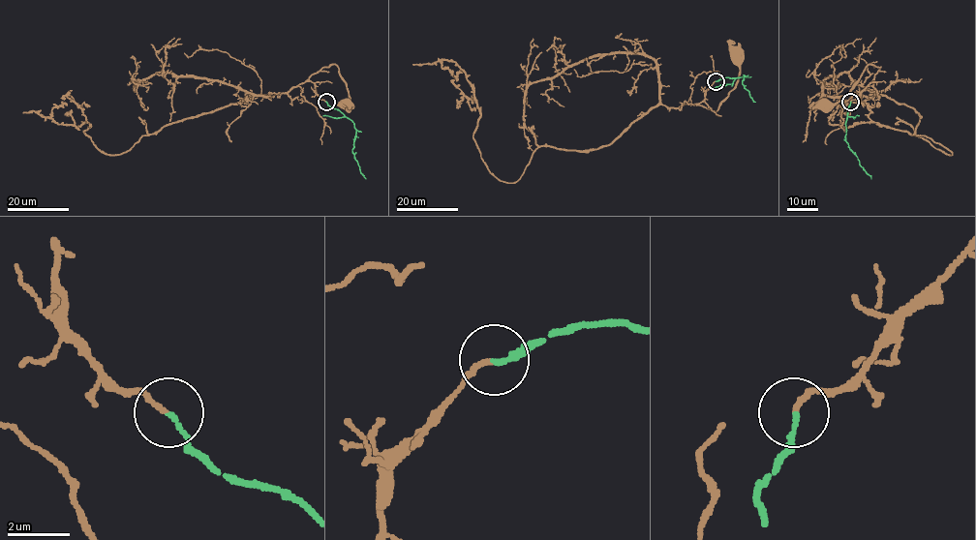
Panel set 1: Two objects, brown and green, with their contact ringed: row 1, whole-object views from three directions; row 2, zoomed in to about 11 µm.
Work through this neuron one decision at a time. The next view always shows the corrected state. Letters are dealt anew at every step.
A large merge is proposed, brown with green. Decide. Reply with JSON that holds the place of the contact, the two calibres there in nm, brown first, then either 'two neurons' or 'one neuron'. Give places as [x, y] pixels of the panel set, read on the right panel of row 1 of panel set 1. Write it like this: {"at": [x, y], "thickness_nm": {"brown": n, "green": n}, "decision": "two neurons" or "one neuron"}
{"at": [850, 102], "thickness_nm": {"brown": 160, "green": 150}, "decision": "one neuron"}

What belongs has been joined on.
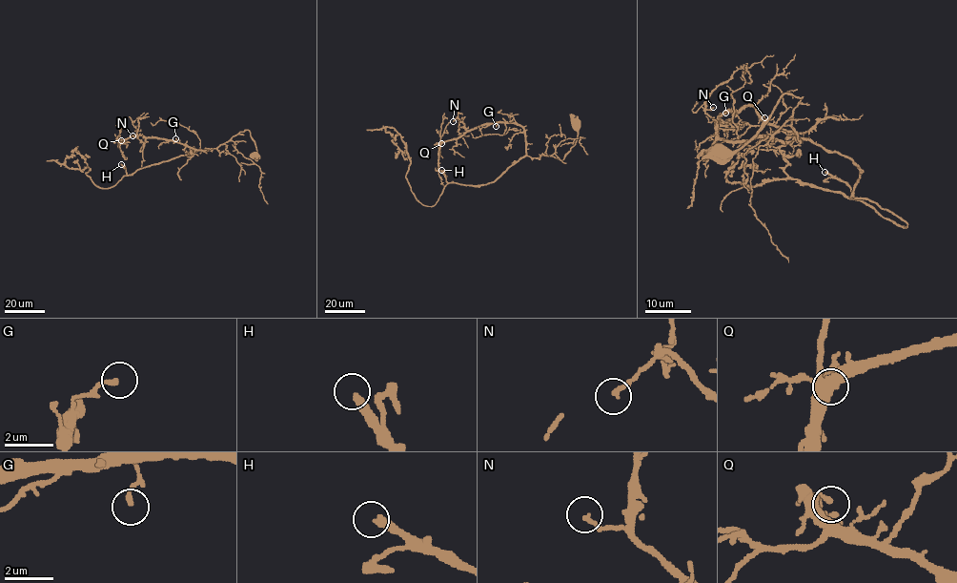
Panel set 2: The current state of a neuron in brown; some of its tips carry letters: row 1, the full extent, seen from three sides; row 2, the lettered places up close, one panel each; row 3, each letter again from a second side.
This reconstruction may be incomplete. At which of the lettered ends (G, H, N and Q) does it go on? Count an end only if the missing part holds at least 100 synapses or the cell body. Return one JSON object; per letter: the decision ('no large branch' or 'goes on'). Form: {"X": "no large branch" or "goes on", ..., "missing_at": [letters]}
{"G": "no large branch", "H": "goes on", "N": "no large branch", "Q": "no large branch", "missing_at": ["H"]}

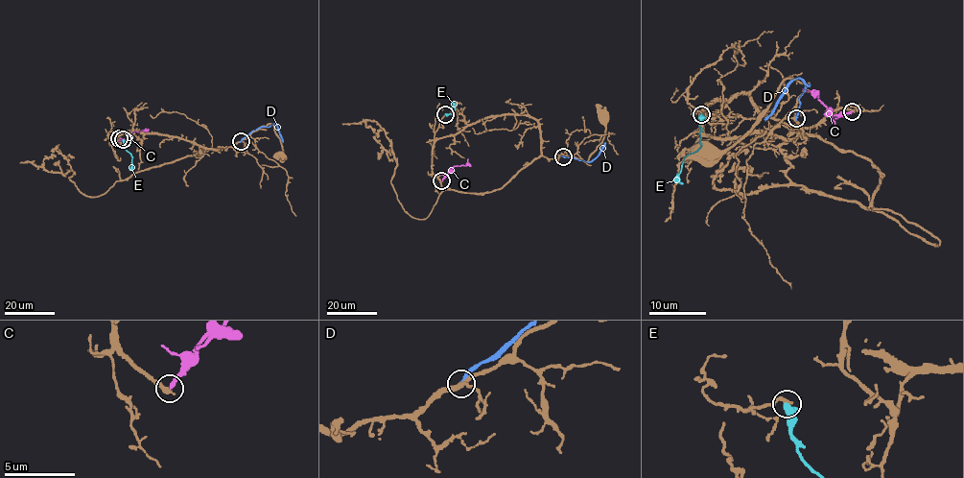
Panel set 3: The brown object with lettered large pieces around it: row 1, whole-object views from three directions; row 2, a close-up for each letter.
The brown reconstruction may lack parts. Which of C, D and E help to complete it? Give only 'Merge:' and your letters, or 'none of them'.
Merge: none of them

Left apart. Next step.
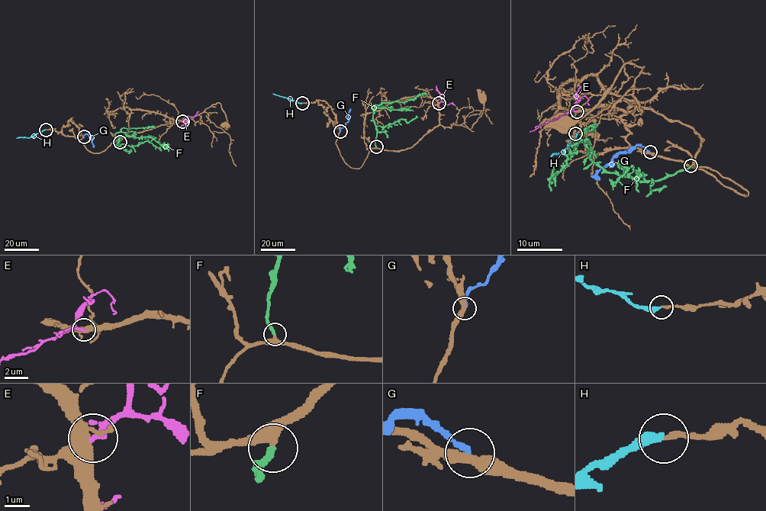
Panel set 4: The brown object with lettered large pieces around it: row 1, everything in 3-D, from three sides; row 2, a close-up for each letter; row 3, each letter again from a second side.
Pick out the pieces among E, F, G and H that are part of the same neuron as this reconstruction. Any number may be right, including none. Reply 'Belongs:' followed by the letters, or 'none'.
Belongs: F, H

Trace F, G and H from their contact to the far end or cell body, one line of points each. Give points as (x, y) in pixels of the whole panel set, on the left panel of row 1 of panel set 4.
F: (120, 142), (120, 148), (117, 145), (117, 133), (123, 132), (136, 137), (151, 137), (165, 146), (168, 151)
G: (84, 136), (86, 134), (91, 136), (94, 146)
H: (46, 130), (28, 138), (16, 138)

